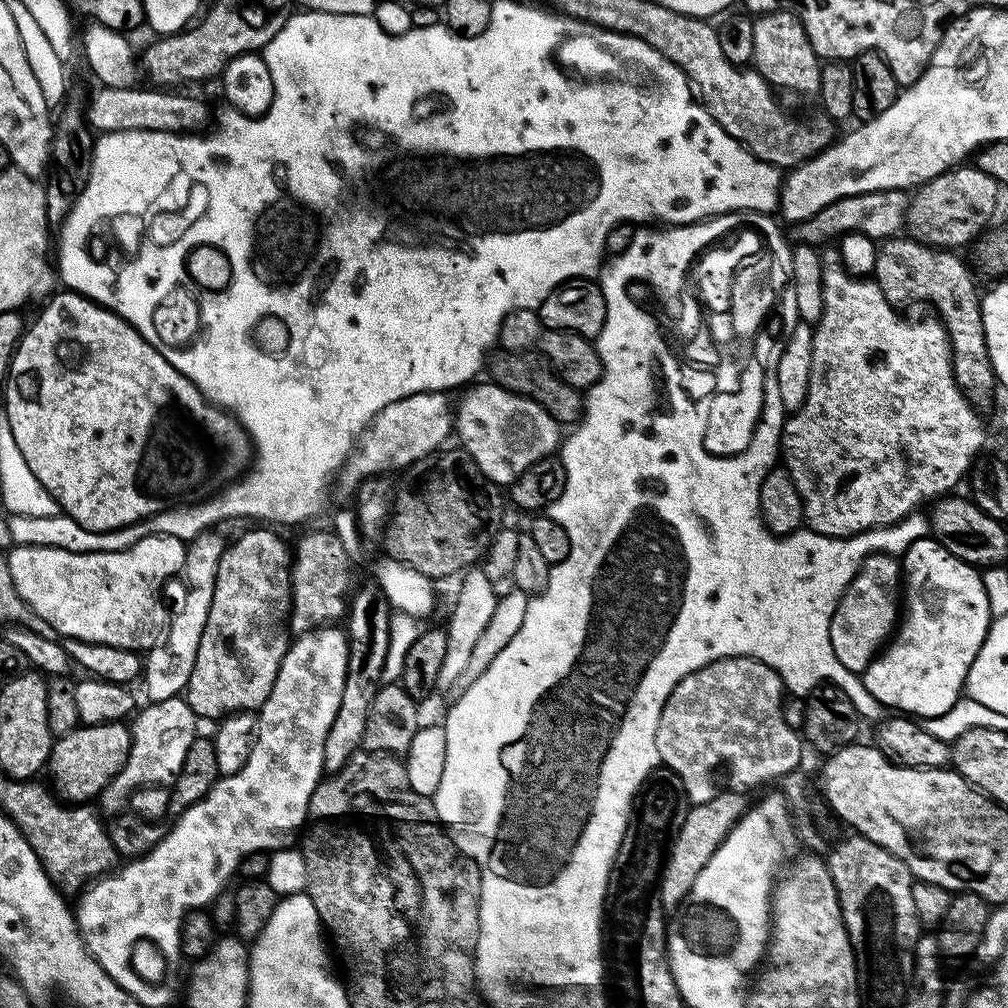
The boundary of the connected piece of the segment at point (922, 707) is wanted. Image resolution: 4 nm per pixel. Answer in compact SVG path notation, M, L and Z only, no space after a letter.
M923 538L916 540L909 546L907 552L902 556L902 600L906 605L908 603L908 613L903 613L902 619L899 621L898 627L895 629L894 635L891 637L890 643L877 655L876 659L868 663L867 668L862 673L862 679L866 686L866 690L870 692L883 705L885 709L896 708L901 713L907 714L912 718L929 718L947 717L947 712L954 709L961 703L962 693L965 691L965 680L967 672L970 670L971 663L974 662L975 656L979 652L979 648L983 644L983 640L987 637L987 632L990 623L990 615L988 611L986 590L983 588L983 578L977 569L971 564L962 562L954 554L950 554L944 549L944 545L936 538Z

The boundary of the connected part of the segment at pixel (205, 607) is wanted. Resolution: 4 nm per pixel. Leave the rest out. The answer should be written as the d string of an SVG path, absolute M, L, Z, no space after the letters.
M205 530L185 549L182 578L185 578L189 587L184 594L184 609L173 620L171 617L170 627L163 633L162 639L147 649L142 660L144 692L149 696L147 699L151 703L157 704L180 696L187 689L197 658L198 642L201 640L206 618L209 617L210 602L213 601L218 562L225 547L226 540L223 540L216 530Z

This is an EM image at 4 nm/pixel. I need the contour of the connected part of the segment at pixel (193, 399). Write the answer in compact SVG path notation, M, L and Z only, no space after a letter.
M60 290L60 293L45 306L40 312L40 317L36 321L31 321L30 327L25 331L24 335L20 337L19 344L16 345L16 350L12 354L11 361L8 365L8 375L6 377L6 383L8 385L4 388L4 412L3 415L8 421L10 430L14 434L14 442L18 442L18 450L22 450L22 458L26 458L26 466L30 466L30 470L34 470L34 478L38 478L38 482L42 482L42 486L52 495L54 499L60 504L60 511L65 516L74 518L74 522L78 526L82 526L86 530L94 530L95 532L109 532L115 528L125 528L131 524L139 524L148 516L157 516L162 512L167 512L169 510L175 509L177 506L183 505L185 501L189 499L188 491L200 492L208 484L208 479L212 475L221 476L224 480L232 480L244 467L247 469L249 467L250 461L254 456L254 445L248 435L244 430L243 424L232 415L231 412L215 405L199 388L196 387L192 381L185 378L181 372L177 370L171 362L166 358L162 358L162 354L154 347L150 346L150 342L143 340L139 334L132 329L131 324L127 324L126 321L122 319L121 316L117 316L116 313L109 310L109 308L103 307L96 303L95 300L88 299L87 296L80 295L79 292L74 292L71 290Z

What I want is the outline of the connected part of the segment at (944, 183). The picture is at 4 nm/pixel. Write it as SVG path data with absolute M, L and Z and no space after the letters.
M968 166L945 170L923 185L924 197L920 200L920 216L924 219L922 240L933 248L960 250L963 244L970 243L976 235L979 237L993 223L991 220L1000 200L1001 183L978 167L964 167Z

